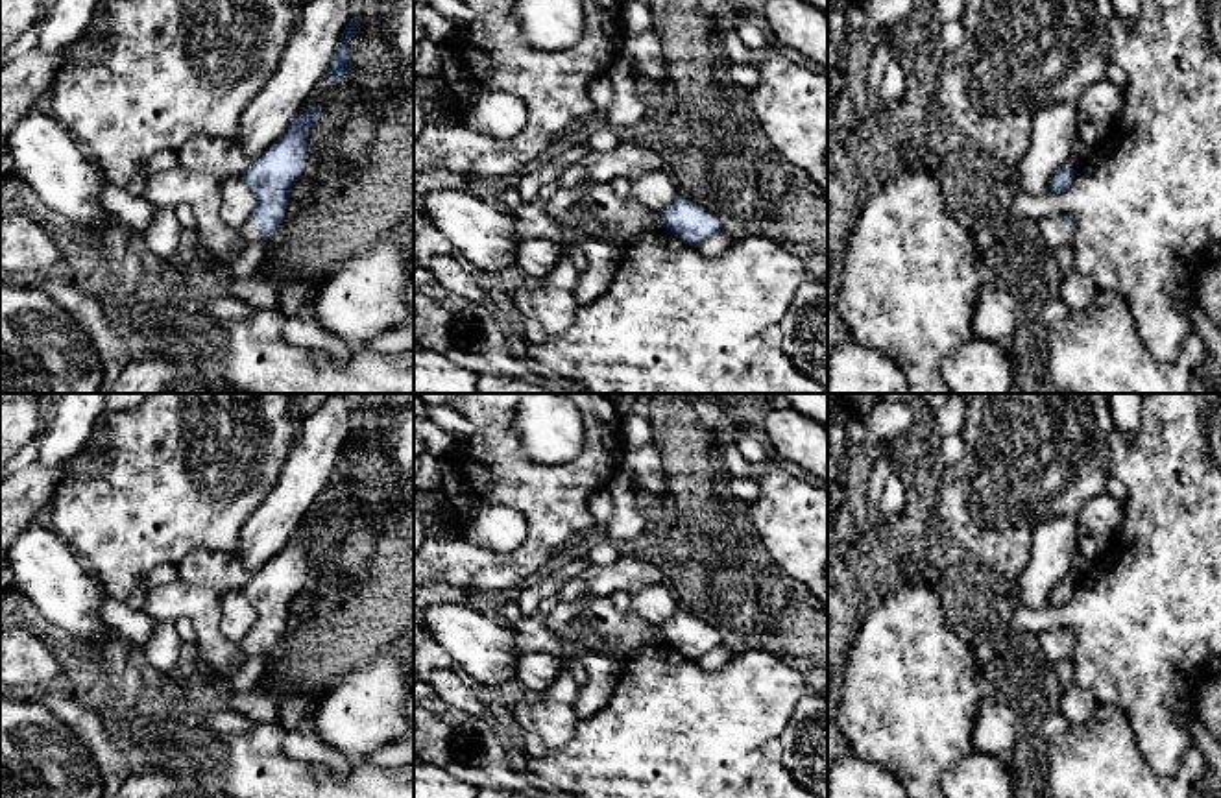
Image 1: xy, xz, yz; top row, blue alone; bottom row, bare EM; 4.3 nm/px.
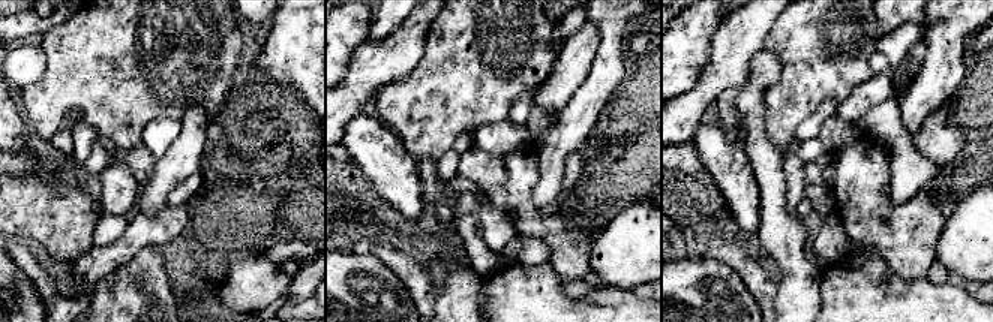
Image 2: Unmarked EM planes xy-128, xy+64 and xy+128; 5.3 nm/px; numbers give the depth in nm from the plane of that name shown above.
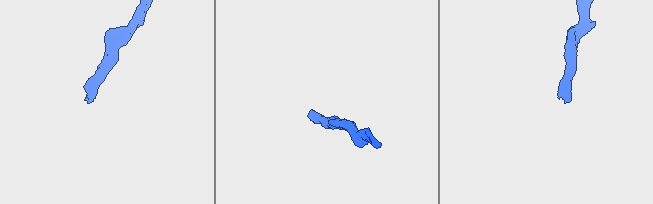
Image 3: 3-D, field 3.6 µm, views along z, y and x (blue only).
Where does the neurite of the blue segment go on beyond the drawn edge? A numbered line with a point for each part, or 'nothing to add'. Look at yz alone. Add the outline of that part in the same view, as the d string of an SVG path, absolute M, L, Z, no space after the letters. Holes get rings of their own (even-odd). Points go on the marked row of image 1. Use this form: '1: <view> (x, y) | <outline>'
1: yz (1055, 233) | M1060 214L1042 218L1038 225L1046 248L1053 253L1068 244L1073 244L1075 229L1070 229L1068 222Z

